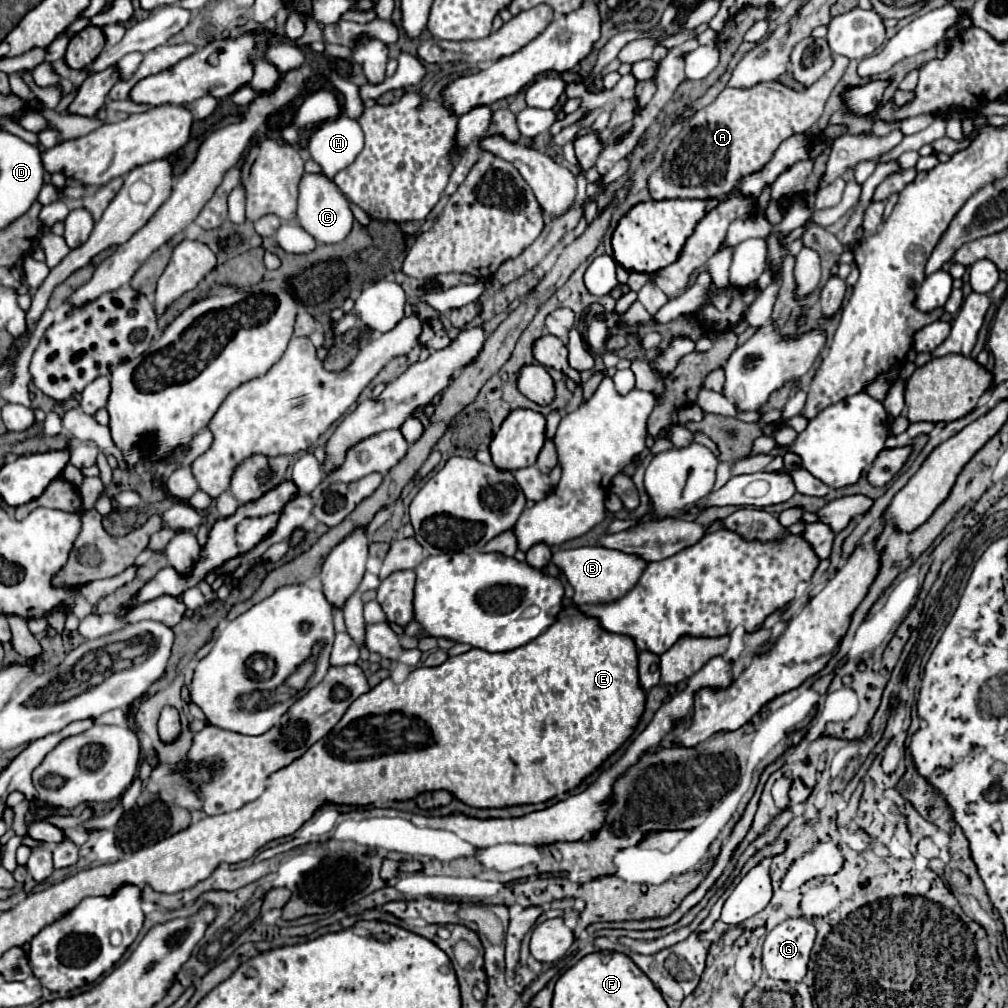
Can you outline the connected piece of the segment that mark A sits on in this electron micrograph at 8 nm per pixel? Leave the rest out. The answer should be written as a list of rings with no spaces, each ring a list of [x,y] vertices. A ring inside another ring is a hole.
[[[838,56],[834,66],[810,88],[796,92],[780,82],[760,82],[752,88],[724,88],[718,98],[700,108],[668,146],[664,164],[650,176],[648,190],[654,200],[672,198],[724,198],[744,176],[758,172],[774,150],[792,134],[810,130],[822,116],[832,88],[848,68],[848,58]]]

